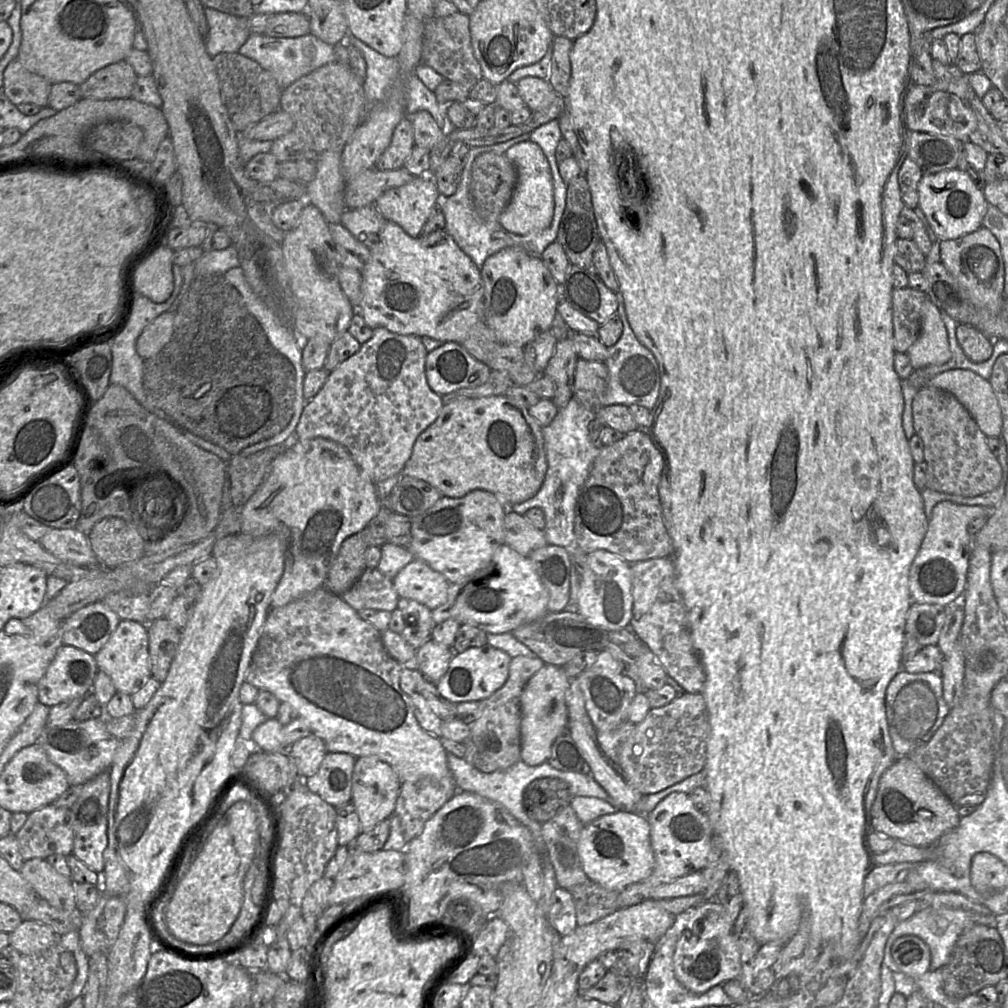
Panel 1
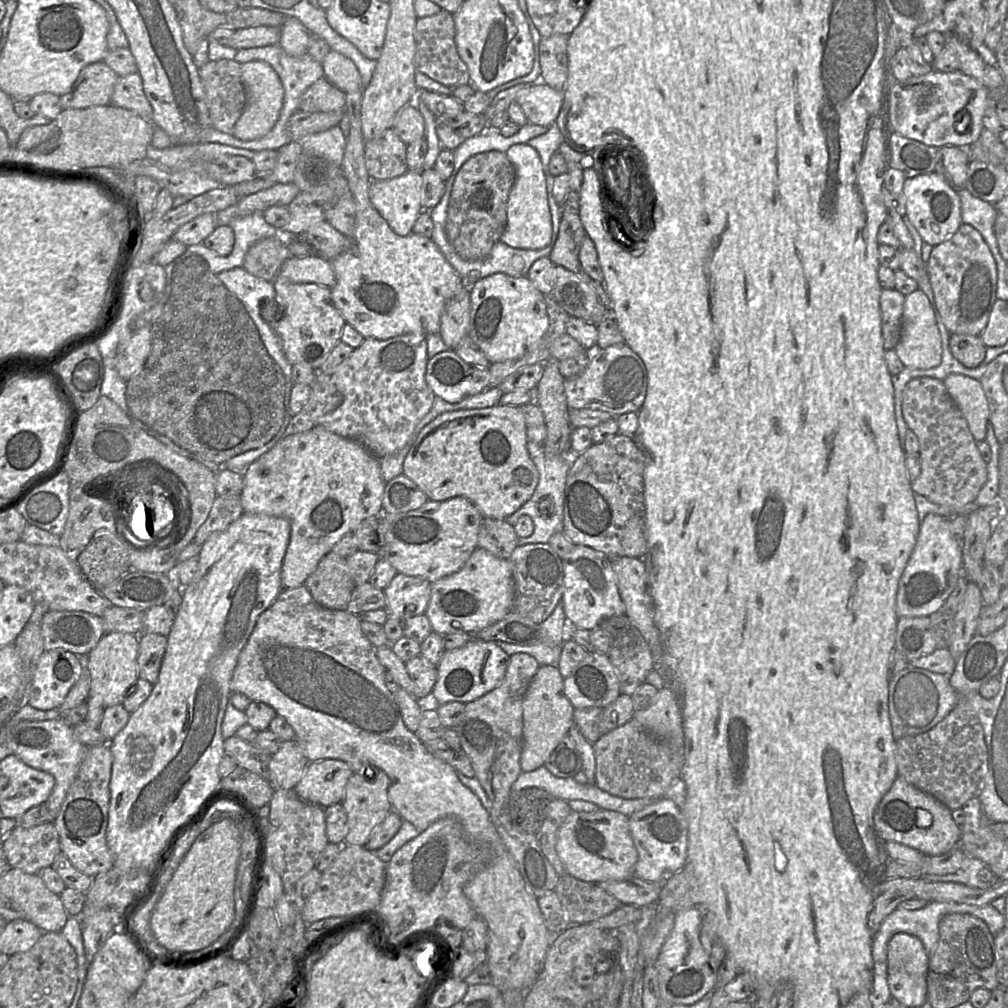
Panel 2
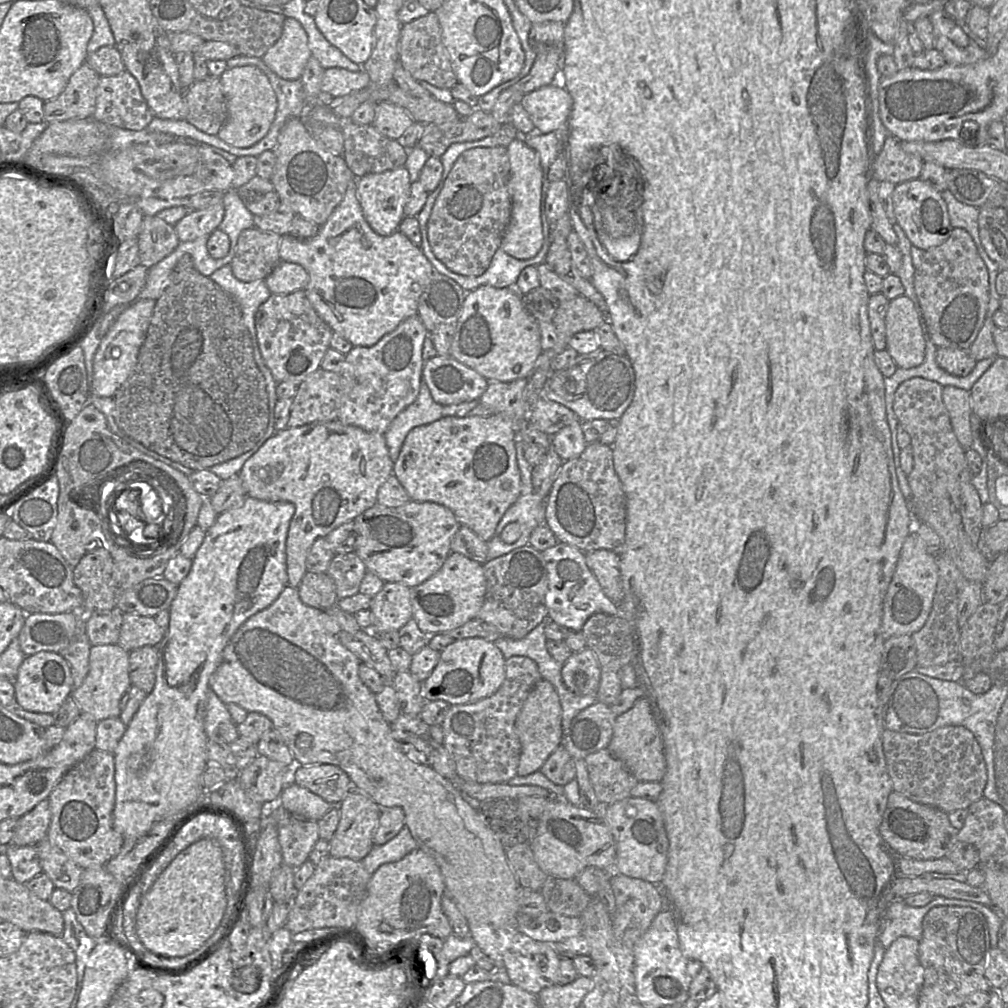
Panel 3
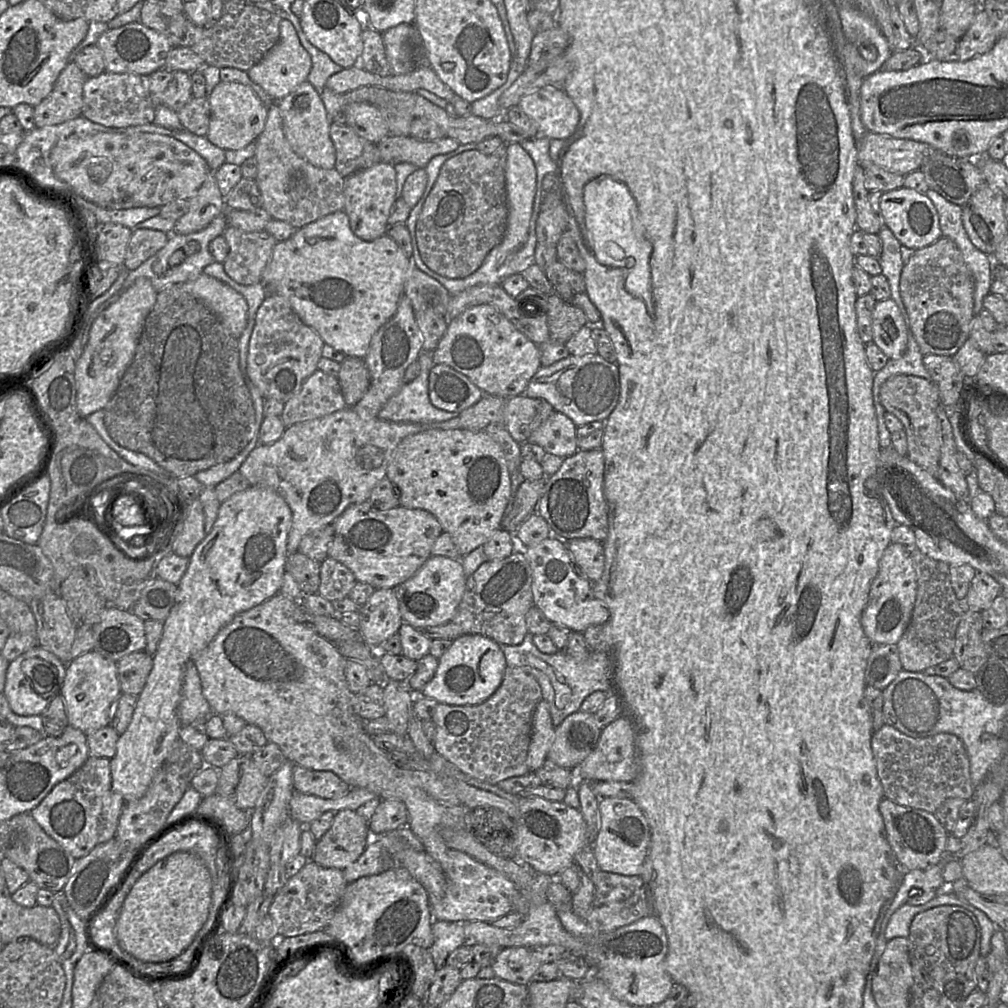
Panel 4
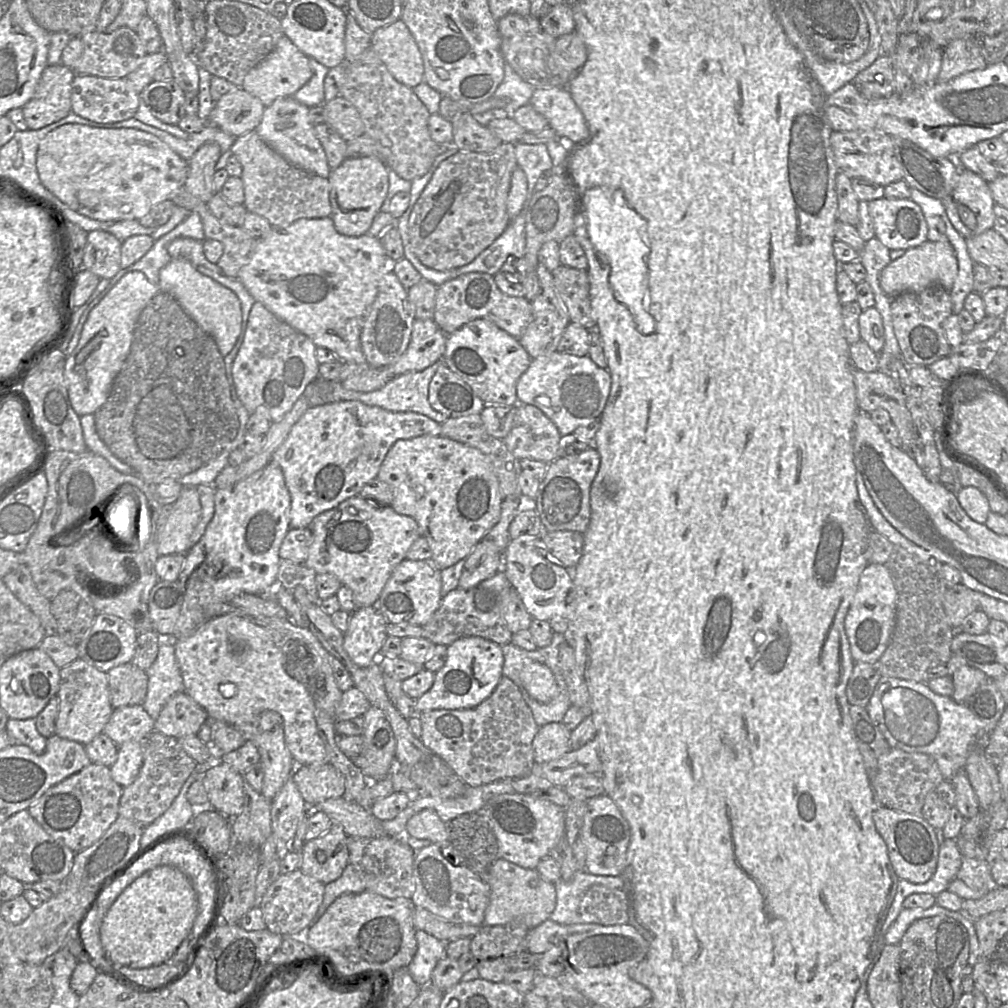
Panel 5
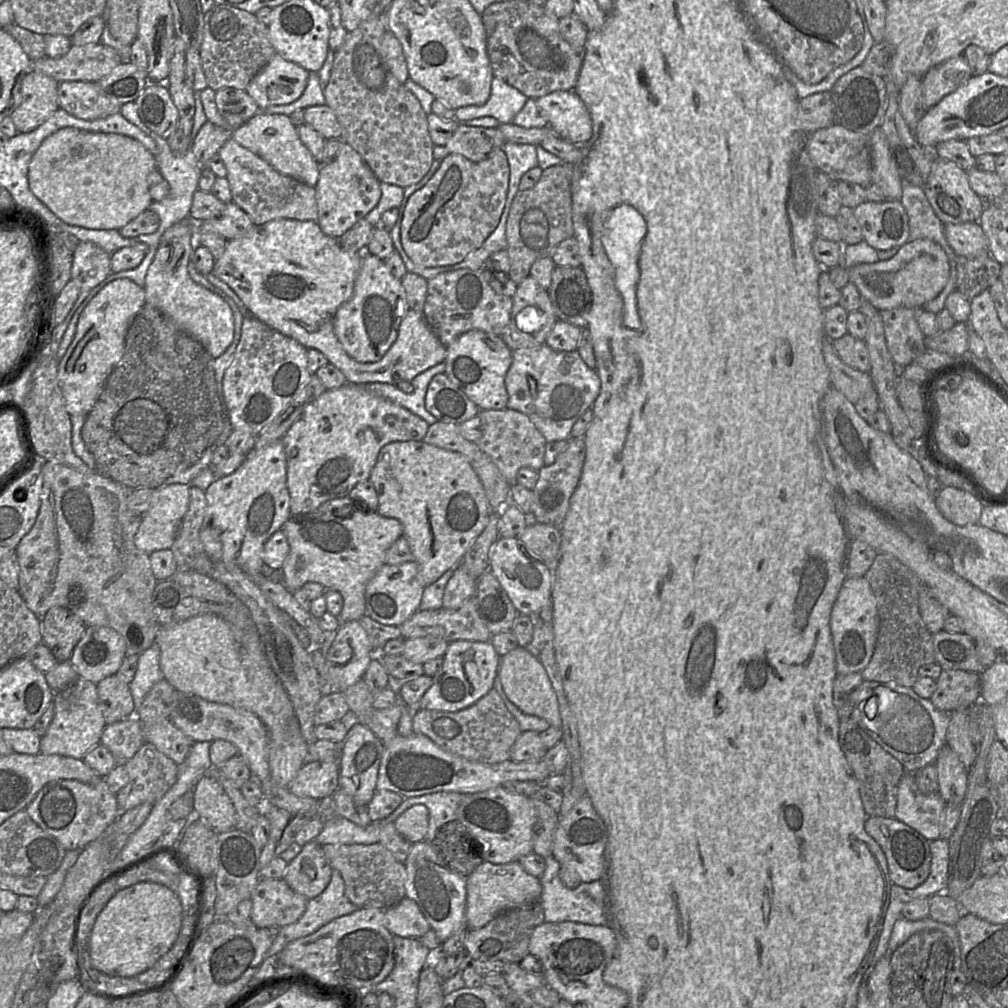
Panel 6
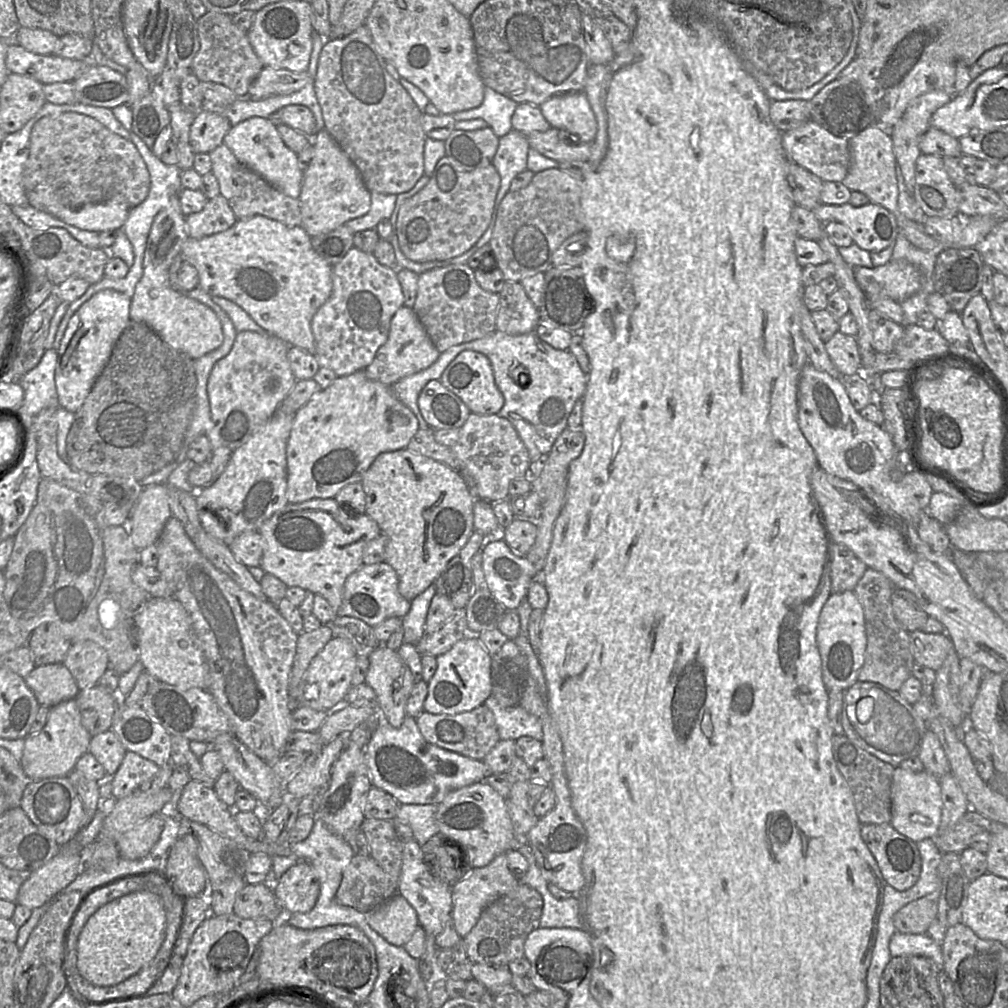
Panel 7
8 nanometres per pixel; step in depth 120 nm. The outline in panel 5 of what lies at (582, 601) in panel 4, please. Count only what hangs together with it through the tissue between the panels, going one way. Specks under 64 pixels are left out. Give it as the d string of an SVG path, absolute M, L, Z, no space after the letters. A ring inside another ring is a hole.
M523 536L511 539L503 551L501 570L533 619L549 621L554 616L567 619L567 596L573 587L573 569L566 569L550 561L546 557L541 537Z

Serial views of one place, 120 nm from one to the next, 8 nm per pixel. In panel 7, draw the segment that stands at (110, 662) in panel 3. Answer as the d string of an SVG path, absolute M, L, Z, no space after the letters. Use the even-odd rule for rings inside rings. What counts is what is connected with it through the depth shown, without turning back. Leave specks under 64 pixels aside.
M76 699L61 702L52 708L45 726L36 734L25 738L20 764L30 781L67 776L74 770L78 759L88 752L92 736L81 723Z

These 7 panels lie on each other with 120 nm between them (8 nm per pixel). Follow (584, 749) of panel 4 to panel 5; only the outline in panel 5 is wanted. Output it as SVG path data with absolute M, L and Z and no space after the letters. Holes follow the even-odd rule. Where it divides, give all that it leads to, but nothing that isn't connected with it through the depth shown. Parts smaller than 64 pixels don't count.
M562 721L540 727L532 743L535 763L547 763L569 753L571 732Z

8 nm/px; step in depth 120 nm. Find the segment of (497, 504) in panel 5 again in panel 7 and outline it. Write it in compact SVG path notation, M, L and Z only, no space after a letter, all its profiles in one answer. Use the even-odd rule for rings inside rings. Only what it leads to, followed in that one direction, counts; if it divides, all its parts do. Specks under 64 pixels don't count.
M408 449L379 454L360 482L366 495L365 514L374 520L387 539L385 560L398 576L398 591L408 601L424 592L448 562L466 545L474 532L473 507L476 498L455 469Z

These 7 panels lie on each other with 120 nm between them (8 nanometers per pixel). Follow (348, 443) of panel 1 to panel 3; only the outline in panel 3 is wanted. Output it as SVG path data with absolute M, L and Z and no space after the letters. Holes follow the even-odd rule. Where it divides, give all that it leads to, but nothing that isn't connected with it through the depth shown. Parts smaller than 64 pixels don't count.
M418 314L403 320L373 346L355 346L342 369L343 396L337 419L365 431L384 434L392 420L415 401L425 361L422 348L428 330Z

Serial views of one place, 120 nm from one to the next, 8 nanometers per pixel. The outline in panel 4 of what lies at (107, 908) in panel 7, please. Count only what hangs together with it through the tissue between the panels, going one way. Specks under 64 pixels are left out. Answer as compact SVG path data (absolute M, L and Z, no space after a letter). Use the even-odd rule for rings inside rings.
M177 852L159 861L132 886L123 902L115 936L120 948L140 962L163 963L178 957L194 940L208 918L212 880L203 861L190 852Z

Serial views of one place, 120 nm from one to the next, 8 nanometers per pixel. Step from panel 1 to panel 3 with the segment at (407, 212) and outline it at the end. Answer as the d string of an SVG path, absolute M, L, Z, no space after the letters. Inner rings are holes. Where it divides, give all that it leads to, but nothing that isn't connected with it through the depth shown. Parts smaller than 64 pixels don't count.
M405 167L357 178L357 197L363 215L373 231L382 236L389 236L398 230L405 217L404 207L409 199L410 189L410 175Z

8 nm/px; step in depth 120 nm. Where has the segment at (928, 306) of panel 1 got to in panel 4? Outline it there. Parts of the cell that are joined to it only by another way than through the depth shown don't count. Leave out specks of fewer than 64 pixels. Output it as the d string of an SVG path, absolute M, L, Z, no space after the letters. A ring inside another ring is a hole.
M889 298L877 301L872 315L872 339L889 359L899 359L912 337L906 319L896 302Z

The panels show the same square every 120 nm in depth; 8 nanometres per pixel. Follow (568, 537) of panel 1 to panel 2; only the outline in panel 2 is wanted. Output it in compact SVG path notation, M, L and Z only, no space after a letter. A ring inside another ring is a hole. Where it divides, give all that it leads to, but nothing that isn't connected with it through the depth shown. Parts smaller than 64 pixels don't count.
M528 442L527 450L531 460L539 472L539 482L532 497L517 511L505 519L513 526L516 524L518 518L522 515L528 515L533 520L533 533L528 537L519 538L518 546L523 546L525 544L547 543L553 534L562 532L566 478L573 462L579 455L573 453L570 449L563 451L559 455L547 455L544 451L544 445L540 445L535 442Z

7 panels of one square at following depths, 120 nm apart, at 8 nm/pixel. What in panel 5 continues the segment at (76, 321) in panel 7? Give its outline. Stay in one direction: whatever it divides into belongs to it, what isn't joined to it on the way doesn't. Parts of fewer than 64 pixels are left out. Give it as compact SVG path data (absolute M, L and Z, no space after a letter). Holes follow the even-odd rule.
M133 271L119 278L111 288L105 288L103 294L106 295L90 311L82 328L78 345L67 357L64 369L68 396L79 417L94 414L106 401L114 379L129 355L138 317L159 291L159 286L152 284L142 272Z

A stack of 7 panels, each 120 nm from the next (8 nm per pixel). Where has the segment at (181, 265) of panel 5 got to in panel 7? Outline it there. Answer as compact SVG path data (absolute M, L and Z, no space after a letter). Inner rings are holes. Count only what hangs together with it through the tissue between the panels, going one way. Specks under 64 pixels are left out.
M175 195L154 218L144 253L143 275L131 298L130 319L146 323L169 346L197 359L217 349L224 336L220 320L210 307L190 298L170 283L170 265L189 238L185 218L179 196Z

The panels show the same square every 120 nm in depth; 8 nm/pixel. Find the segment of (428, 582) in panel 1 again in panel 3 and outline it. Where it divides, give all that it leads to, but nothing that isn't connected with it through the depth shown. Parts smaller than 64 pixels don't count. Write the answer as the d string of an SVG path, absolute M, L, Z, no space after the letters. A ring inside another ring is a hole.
M386 582L372 597L369 610L373 616L371 630L379 635L402 628L413 619L410 587L398 582Z

